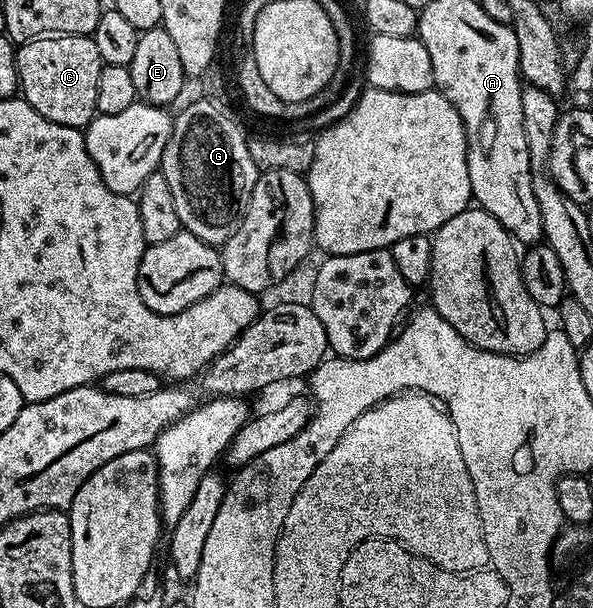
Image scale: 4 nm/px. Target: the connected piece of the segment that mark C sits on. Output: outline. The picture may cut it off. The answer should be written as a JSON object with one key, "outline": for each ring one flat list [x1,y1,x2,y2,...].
{"outline":[[52,35,39,37,23,42,16,51,16,79,20,84,21,98,36,109,48,121,59,123,65,127,85,128,94,118,98,106,96,105,96,89,100,85,100,73,103,61,96,50,93,38,88,35]]}

